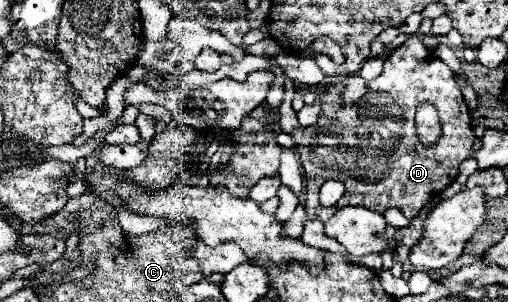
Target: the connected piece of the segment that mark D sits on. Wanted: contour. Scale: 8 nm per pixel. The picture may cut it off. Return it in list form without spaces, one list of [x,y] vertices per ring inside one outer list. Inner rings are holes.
[[[409,36],[407,42],[401,44],[399,48],[395,48],[389,56],[389,66],[395,66],[407,74],[401,90],[397,90],[397,94],[367,92],[365,96],[389,96],[389,100],[393,100],[393,104],[397,104],[401,108],[405,120],[409,120],[409,116],[415,116],[417,104],[421,104],[421,100],[431,100],[437,106],[441,124],[441,136],[437,148],[421,148],[421,144],[417,144],[416,132],[413,136],[401,136],[401,140],[385,138],[383,150],[329,148],[329,150],[333,150],[333,156],[361,156],[365,164],[367,162],[373,164],[373,166],[369,166],[369,170],[361,166],[363,176],[341,176],[341,172],[333,172],[333,168],[325,168],[325,164],[317,164],[317,160],[309,160],[309,146],[301,146],[297,152],[301,154],[301,164],[305,170],[305,190],[307,190],[305,192],[305,210],[307,210],[309,220],[327,222],[329,216],[333,216],[335,210],[339,210],[343,206],[365,206],[375,212],[385,212],[387,208],[399,208],[401,212],[411,212],[411,218],[415,218],[417,212],[427,202],[431,202],[431,198],[435,198],[441,190],[445,190],[449,184],[455,182],[457,168],[465,158],[469,158],[469,152],[471,152],[471,146],[475,140],[471,112],[465,106],[461,88],[457,88],[453,72],[447,68],[447,64],[433,60],[433,58],[427,58],[427,60],[423,58],[423,56],[431,56],[431,54],[433,52],[421,44],[419,36]],[[381,154],[385,154],[385,156],[379,160],[377,156],[381,156]],[[375,164],[377,164],[377,168],[375,168]],[[377,171],[383,173],[379,180],[376,178]],[[325,180],[343,182],[345,194],[339,200],[339,204],[343,204],[343,206],[329,206],[329,208],[321,206],[319,188],[325,184]]]

